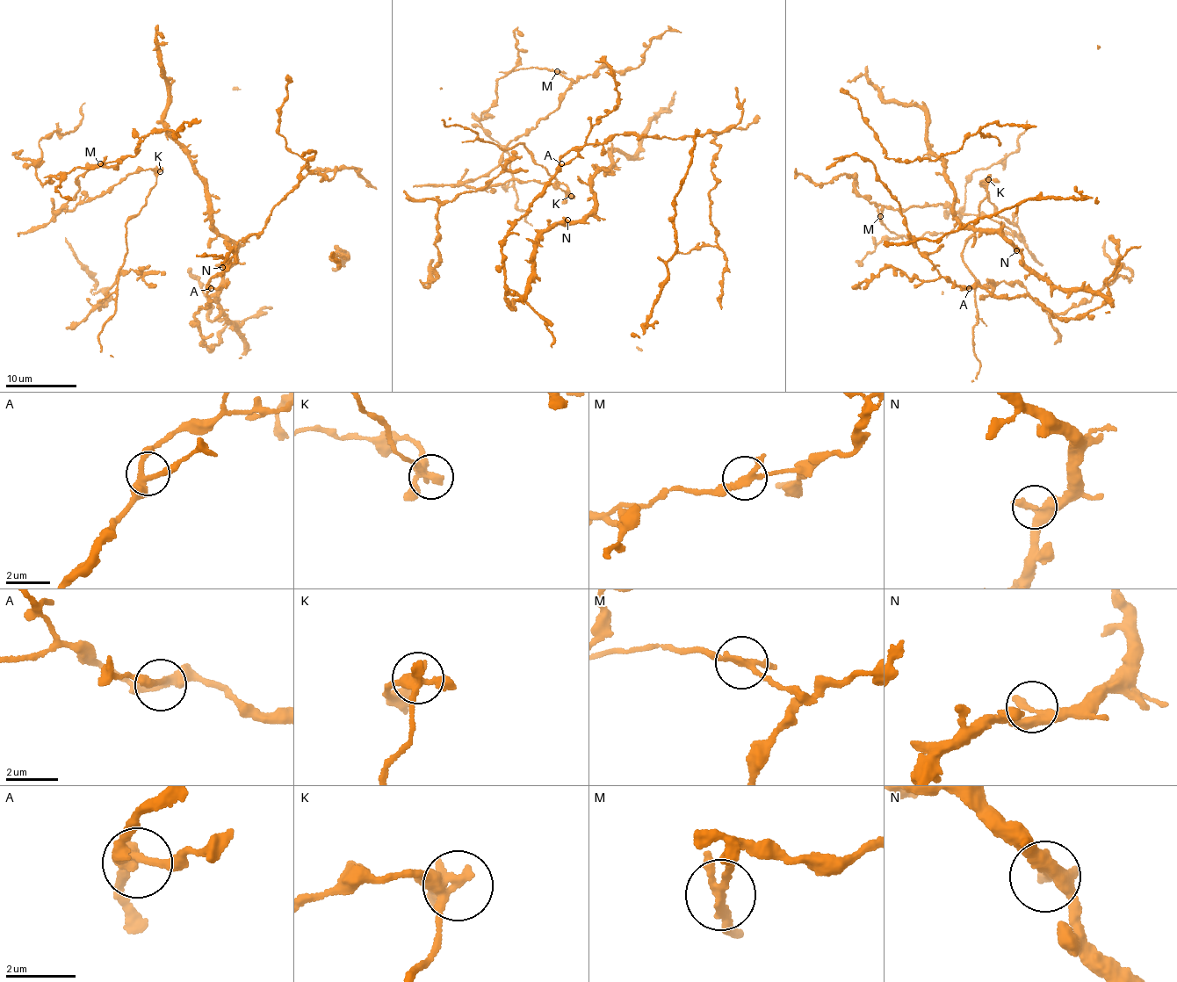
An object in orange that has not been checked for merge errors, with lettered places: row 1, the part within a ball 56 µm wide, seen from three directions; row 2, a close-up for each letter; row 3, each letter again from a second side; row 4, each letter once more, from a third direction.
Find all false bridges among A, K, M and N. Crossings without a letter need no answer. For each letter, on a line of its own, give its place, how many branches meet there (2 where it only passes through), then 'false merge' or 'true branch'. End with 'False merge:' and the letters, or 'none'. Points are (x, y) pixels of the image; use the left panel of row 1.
A: (211, 288) | 3 | true branch
K: (160, 171) | 3 | false merge
M: (100, 163) | 3 | false merge
N: (222, 267) | 3 | true branch
False merge: K, M

